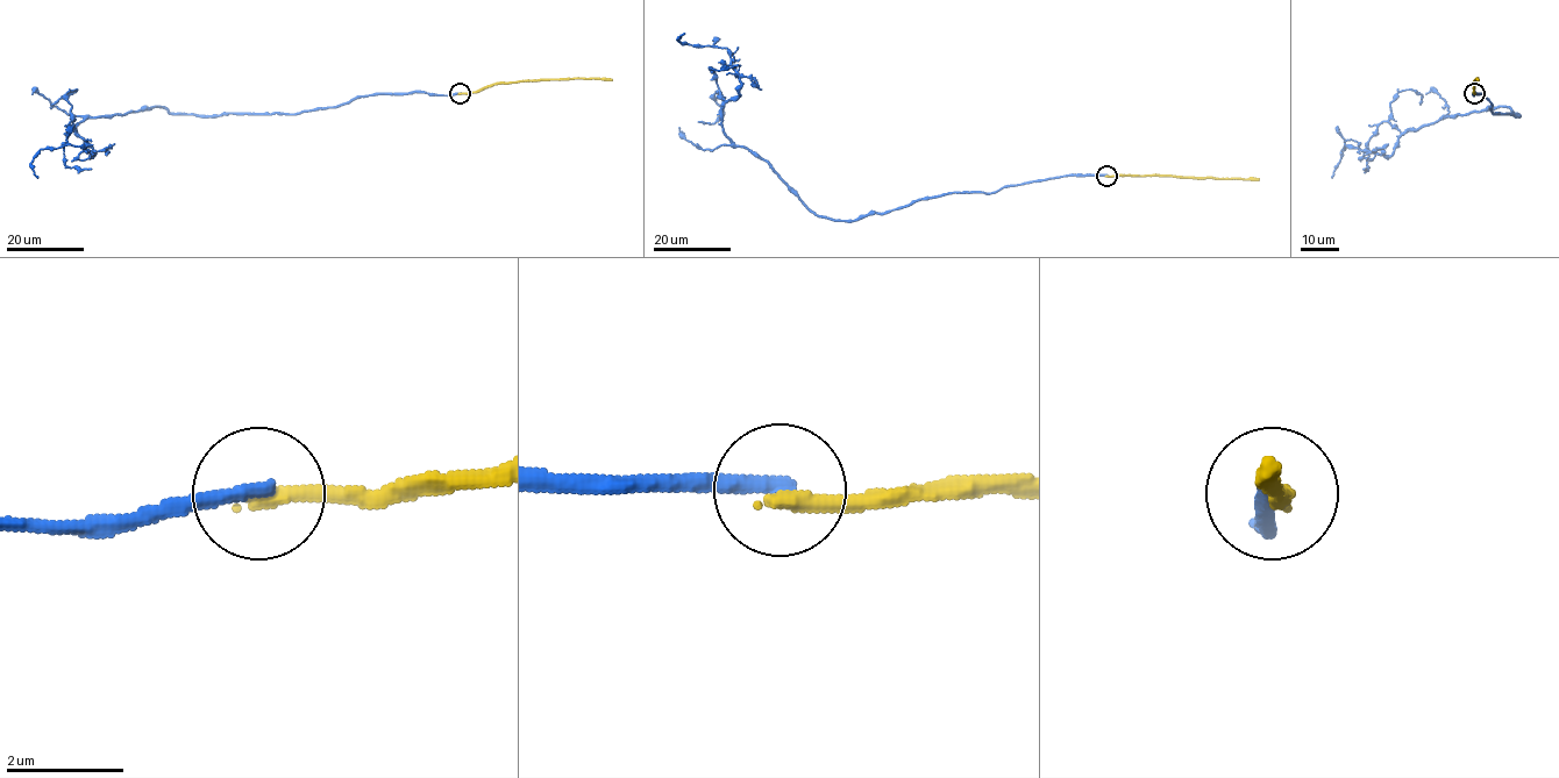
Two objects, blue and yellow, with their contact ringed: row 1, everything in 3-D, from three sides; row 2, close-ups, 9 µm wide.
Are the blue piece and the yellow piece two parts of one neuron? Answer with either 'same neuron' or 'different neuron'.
different neuron

